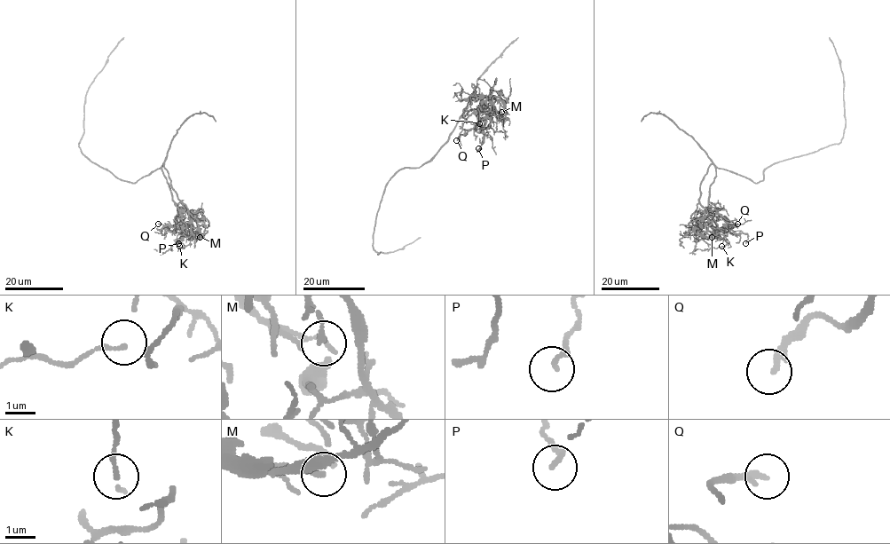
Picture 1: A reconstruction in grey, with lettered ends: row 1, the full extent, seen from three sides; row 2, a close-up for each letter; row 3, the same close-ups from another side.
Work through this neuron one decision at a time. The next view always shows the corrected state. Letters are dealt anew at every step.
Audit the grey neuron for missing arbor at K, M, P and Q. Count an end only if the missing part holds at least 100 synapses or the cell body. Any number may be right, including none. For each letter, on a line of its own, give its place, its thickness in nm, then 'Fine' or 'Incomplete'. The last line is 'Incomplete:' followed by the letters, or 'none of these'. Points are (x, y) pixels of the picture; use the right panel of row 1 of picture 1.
K: Place: (721, 246). Thickness 100 nm. Fine
M: Place: (712, 237). Thickness 160 nm. Fine
P: Place: (745, 243). Thickness 170 nm. Fine
Q: Place: (737, 224). Thickness 200 nm. Fine
Incomplete: none of these

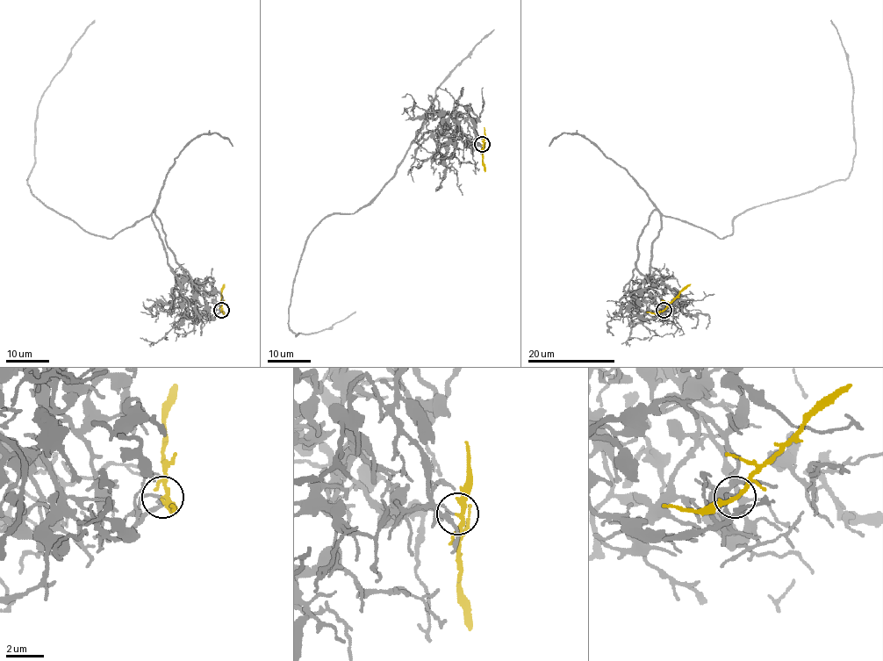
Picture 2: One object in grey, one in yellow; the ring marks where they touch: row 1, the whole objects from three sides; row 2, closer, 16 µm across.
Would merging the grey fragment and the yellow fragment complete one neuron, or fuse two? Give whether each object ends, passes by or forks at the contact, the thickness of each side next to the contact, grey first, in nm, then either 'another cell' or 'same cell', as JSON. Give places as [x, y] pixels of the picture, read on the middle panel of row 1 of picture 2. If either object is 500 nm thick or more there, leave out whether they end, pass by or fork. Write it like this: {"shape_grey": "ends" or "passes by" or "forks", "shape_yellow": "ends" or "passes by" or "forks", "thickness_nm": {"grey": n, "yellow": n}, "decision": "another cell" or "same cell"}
{"shape_grey": "ends", "shape_yellow": "passes by", "thickness_nm": {"grey": 120, "yellow": 220}, "decision": "another cell"}

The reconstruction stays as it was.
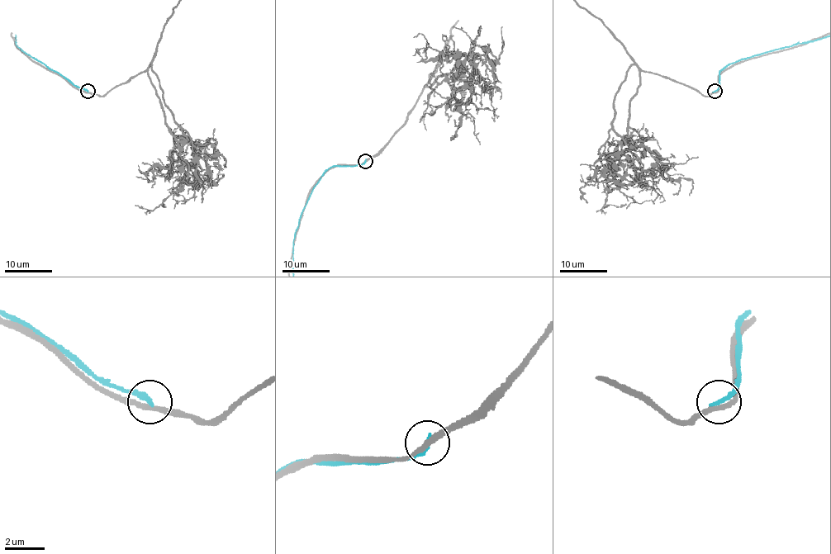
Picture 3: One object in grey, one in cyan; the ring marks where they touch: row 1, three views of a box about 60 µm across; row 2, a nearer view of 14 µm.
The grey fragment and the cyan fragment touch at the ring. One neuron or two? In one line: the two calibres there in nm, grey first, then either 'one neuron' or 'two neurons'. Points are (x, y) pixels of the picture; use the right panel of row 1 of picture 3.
240 nm thick on the grey side, 240 nm on the other; two neurons

